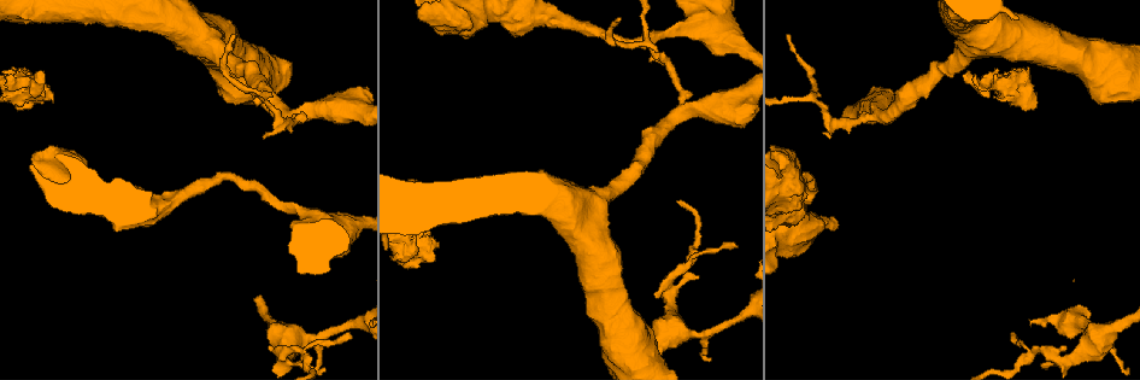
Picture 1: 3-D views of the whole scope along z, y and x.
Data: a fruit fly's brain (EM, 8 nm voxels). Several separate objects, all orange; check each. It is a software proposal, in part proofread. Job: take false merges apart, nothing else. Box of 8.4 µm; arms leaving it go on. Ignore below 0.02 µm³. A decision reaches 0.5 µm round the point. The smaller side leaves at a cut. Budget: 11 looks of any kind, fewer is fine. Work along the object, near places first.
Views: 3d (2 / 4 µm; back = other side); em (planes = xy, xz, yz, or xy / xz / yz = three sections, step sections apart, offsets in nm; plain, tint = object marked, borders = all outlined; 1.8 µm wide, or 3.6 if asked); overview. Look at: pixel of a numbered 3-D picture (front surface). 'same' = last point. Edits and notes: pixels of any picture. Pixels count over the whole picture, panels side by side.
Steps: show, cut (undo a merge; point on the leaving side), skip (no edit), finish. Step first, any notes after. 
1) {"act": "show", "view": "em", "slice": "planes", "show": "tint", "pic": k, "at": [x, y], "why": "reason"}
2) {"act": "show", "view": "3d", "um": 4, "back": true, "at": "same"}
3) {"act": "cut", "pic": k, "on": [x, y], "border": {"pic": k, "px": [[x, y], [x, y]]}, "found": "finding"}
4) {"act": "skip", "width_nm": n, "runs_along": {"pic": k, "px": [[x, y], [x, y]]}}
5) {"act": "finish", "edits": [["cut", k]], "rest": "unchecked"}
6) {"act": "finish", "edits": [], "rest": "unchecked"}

{"act": "show", "view": "em", "um": 3.6, "slice": "planes", "show": "tint", "pic": 1, "at": [309, 215], "why": "sudden change in width"}

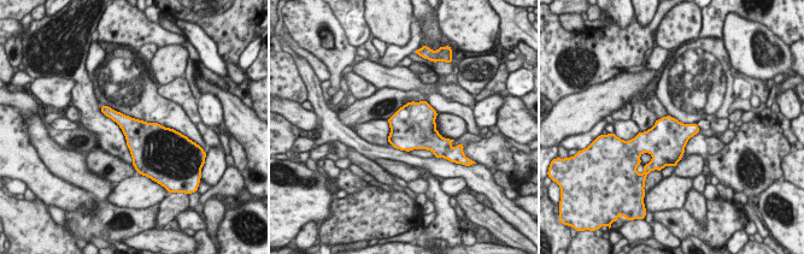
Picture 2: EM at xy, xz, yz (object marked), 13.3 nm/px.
{"act": "skip", "found": "continuous, no second neuron"}

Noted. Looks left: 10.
{"act": "show", "view": "3d", "um": 4, "pic": 1, "at": [156, 206]}

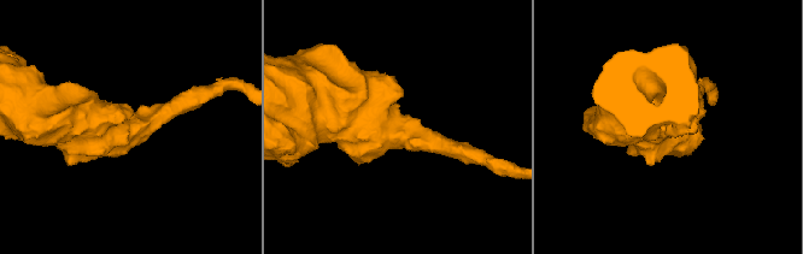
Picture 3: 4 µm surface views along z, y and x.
{"act": "show", "view": "em", "slice": "xy", "step": 8, "show": "tint", "pic": 3, "at": [128, 130]}

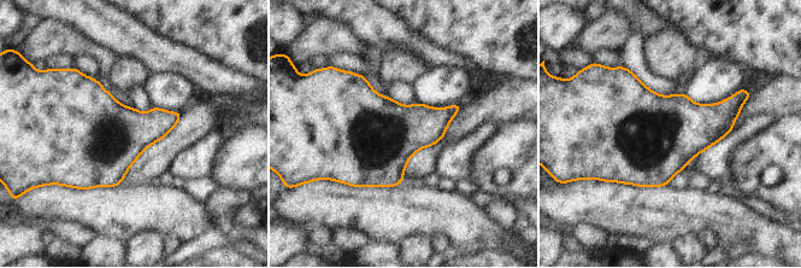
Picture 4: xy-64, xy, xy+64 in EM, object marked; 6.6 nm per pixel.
{"act": "show", "view": "em", "slice": "planes", "show": "tint", "at": "same"}

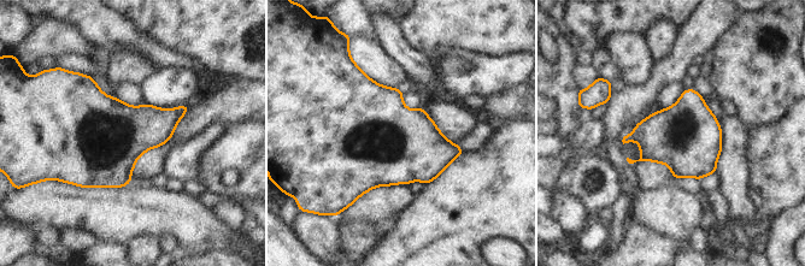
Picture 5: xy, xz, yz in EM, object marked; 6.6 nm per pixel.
{"act": "skip", "found": "one neuron here"}

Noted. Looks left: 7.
{"act": "show", "view": "3d", "um": 2, "pic": 1, "at": [881, 117], "why": "thick turns thin"}

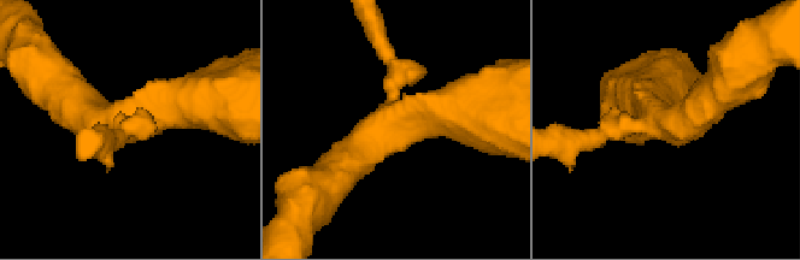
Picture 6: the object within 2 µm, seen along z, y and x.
{"act": "show", "view": "em", "slice": "planes", "show": "tint", "pic": 6, "at": [123, 123], "arms": 3, "arm_widths_nm": [190, 400, 480]}

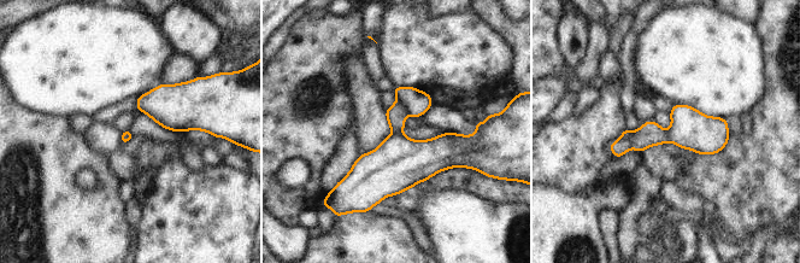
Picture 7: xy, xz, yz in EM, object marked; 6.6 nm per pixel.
{"act": "skip", "runs_along": {"pic": 7, "px": [[725, 138], [646, 135], [613, 148]]}, "found": "all the same neuron"}

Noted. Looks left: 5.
{"act": "show", "view": "3d", "um": 2, "pic": 1, "at": [296, 351], "why": "abrupt turn"}

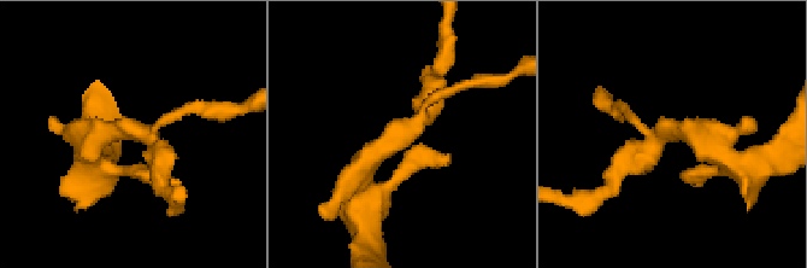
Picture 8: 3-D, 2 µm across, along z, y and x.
{"act": "show", "view": "em", "slice": "xz", "step": 4, "show": "tint", "pic": 8, "at": [133, 128], "why": "now the EM"}

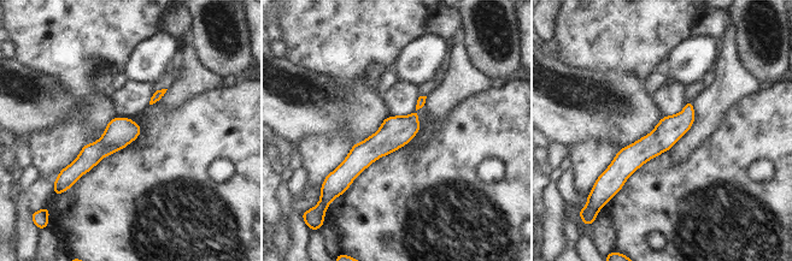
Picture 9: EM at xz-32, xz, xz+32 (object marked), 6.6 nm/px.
{"act": "show", "view": "em", "slice": "planes", "show": "tint", "at": "same", "why": "another direction"}

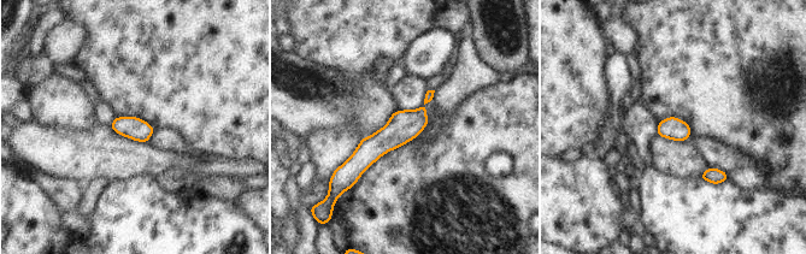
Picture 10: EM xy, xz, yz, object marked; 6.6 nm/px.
{"act": "skip", "width_nm": 150, "runs_along": {"pic": 10, "px": [[430, 93], [423, 108], [349, 173]]}, "found": "all the same neuron"}

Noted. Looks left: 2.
{"act": "finish", "edits": [], "rest": "unchecked"}

